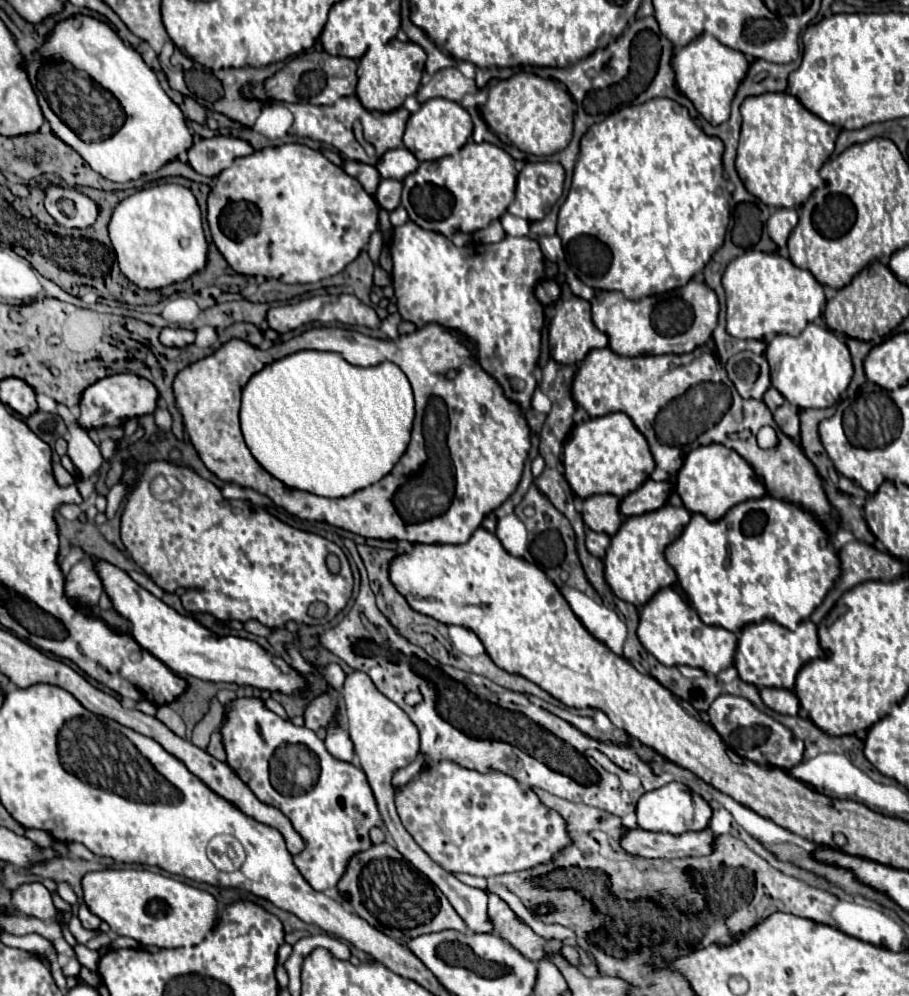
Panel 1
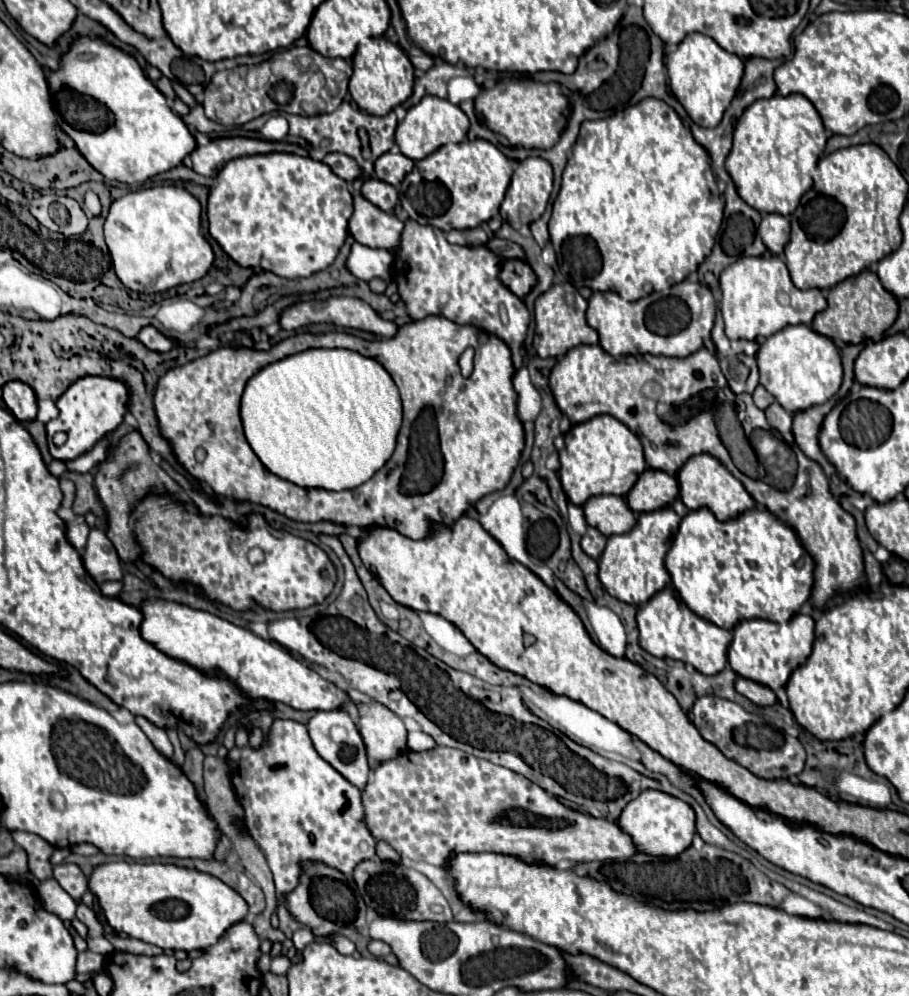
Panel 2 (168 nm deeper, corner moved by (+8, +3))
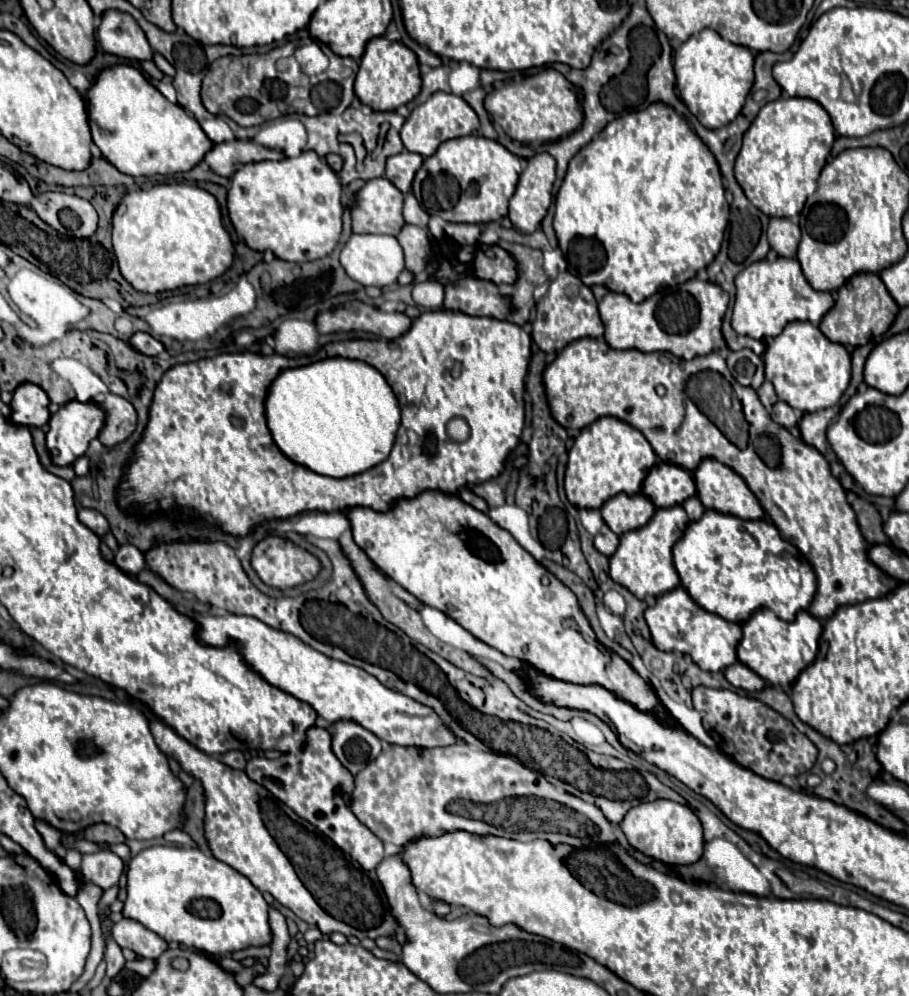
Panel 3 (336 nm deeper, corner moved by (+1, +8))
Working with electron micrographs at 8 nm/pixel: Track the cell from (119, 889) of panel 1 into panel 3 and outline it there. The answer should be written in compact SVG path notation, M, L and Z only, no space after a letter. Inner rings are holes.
M149 847L127 867L123 917L139 921L161 939L225 955L247 945L271 943L267 901L253 883L233 867L191 847Z

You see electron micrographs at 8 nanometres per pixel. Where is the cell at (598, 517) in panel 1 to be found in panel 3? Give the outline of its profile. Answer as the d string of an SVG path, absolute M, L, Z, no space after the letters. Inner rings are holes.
M619 493L607 499L601 507L603 521L617 535L643 527L653 517L653 513L655 513L655 505L643 493L637 495Z

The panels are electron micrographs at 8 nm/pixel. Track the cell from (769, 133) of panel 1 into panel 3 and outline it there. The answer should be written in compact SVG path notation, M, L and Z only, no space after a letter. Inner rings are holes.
M779 97L777 101L765 103L759 109L757 117L753 119L751 127L745 131L743 147L735 161L735 179L745 191L747 199L755 207L759 207L765 215L795 217L803 209L807 197L813 193L815 179L819 177L829 157L833 141L835 141L835 129L831 125L831 117L829 113L825 113L821 105L817 105L817 101L807 97Z

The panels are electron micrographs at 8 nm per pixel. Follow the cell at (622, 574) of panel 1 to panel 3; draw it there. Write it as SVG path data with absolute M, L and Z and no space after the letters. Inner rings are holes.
M681 505L657 509L655 515L649 519L647 525L627 531L619 537L617 551L609 557L611 569L609 575L615 583L629 589L637 599L645 599L647 595L661 595L671 589L675 589L681 579L673 565L673 545L681 539L685 527L689 523L689 517Z

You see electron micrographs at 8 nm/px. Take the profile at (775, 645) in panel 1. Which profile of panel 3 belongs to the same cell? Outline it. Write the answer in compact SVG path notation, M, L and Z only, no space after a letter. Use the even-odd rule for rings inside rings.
M761 609L741 627L743 639L737 645L737 659L771 685L791 685L801 669L817 657L821 621L807 611L801 611L795 621L781 621L775 613L769 613L769 609Z

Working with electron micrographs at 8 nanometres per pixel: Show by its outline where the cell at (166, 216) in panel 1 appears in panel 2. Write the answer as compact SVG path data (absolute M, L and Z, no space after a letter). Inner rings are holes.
M154 186L118 198L104 222L104 236L120 282L134 292L156 294L200 280L214 262L214 250L200 232L200 212L200 202L178 186Z

